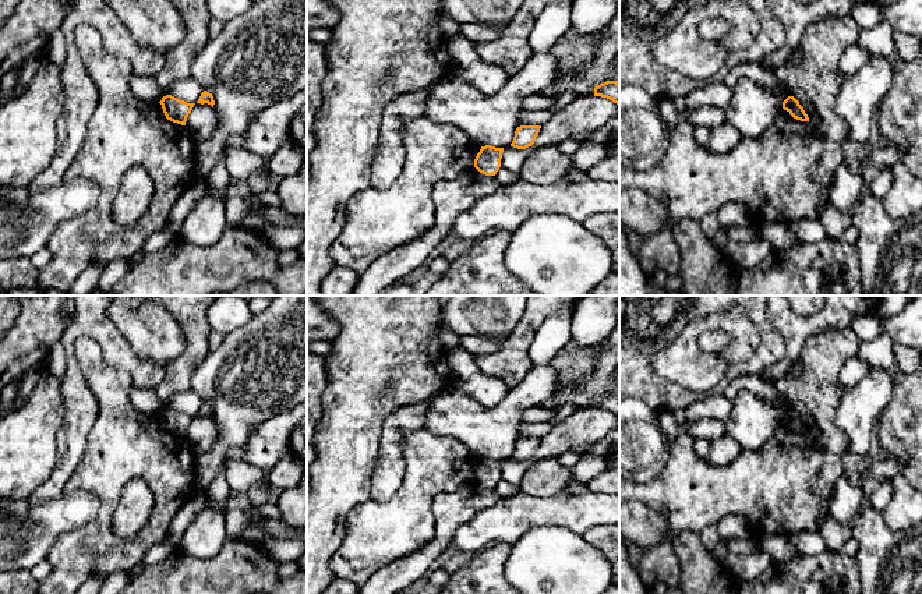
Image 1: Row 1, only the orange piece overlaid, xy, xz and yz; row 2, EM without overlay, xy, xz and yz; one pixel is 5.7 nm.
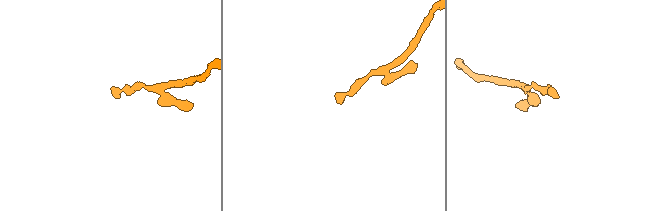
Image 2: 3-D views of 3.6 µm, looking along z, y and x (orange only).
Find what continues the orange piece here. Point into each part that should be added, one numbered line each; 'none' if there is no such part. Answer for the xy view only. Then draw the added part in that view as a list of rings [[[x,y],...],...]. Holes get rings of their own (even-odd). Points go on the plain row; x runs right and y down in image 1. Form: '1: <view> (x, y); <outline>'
none

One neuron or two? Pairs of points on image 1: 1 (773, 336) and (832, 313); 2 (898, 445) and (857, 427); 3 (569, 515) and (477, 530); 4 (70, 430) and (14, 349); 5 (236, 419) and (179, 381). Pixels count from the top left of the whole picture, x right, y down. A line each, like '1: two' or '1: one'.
1: two
2: two
3: one
4: two
5: two

